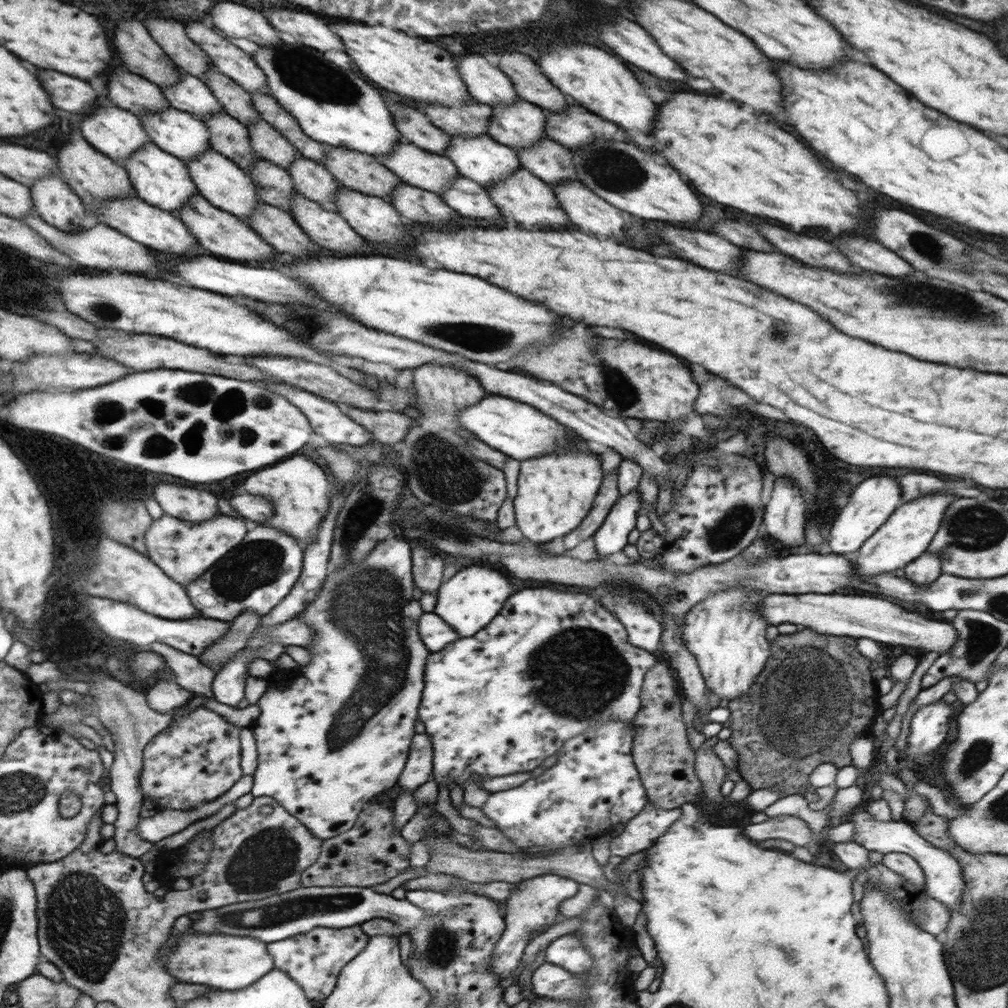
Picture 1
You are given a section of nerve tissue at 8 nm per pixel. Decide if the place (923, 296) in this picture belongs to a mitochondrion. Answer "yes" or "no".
yes

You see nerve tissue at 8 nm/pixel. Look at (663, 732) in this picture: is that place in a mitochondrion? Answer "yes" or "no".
no

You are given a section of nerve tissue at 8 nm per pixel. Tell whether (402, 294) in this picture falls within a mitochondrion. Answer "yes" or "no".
no

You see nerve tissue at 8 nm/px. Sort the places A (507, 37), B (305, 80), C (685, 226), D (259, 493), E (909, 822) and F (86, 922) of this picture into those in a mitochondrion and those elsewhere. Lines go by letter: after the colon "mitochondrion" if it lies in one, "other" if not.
A: other
B: mitochondrion
C: other
D: other
E: other
F: mitochondrion

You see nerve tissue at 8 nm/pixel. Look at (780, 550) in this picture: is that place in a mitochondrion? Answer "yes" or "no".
no

